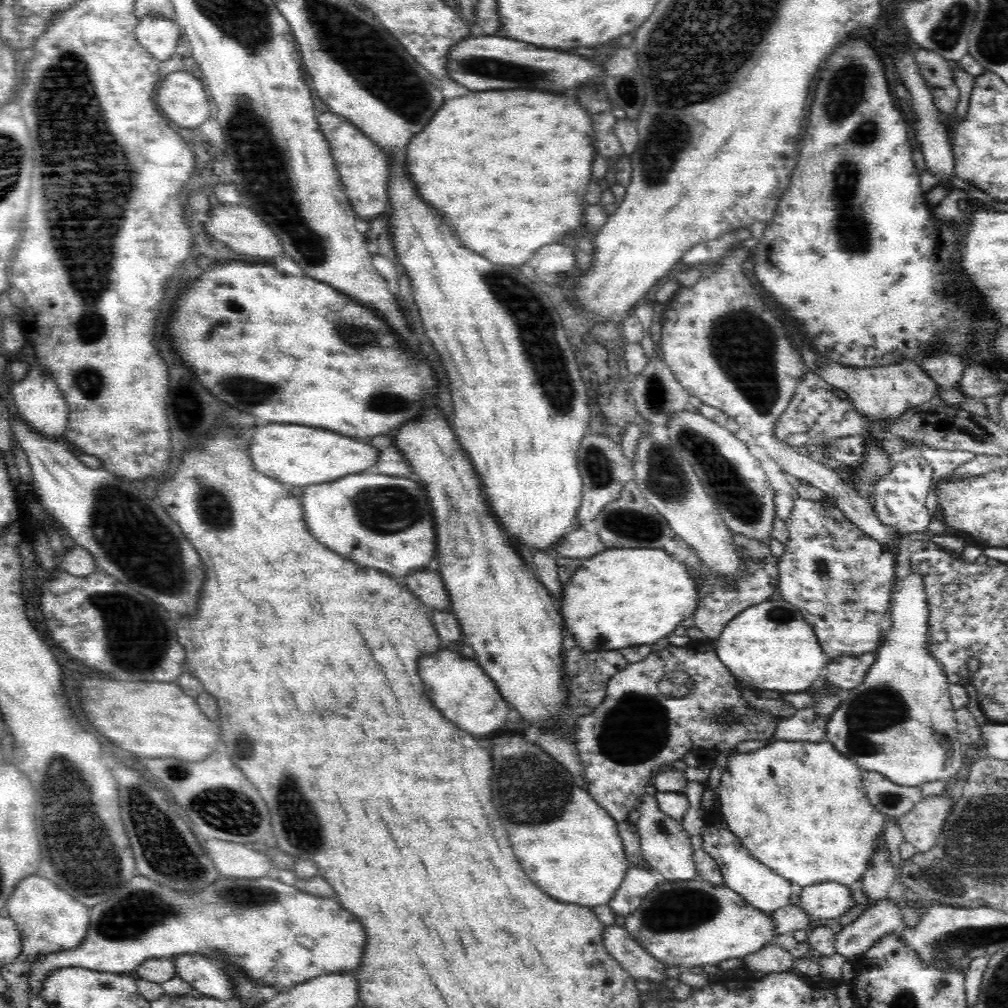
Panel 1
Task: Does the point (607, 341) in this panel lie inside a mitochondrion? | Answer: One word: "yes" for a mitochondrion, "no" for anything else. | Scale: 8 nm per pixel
no

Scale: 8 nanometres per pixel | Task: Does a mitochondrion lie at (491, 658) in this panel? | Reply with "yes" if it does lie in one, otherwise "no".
yes

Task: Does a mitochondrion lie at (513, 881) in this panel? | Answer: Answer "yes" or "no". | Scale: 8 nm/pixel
no

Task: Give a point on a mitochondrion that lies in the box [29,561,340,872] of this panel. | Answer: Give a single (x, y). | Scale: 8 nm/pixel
(139, 637)

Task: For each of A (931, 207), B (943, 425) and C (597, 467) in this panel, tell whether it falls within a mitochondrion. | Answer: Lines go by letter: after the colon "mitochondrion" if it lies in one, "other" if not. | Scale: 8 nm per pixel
A: other
B: other
C: mitochondrion

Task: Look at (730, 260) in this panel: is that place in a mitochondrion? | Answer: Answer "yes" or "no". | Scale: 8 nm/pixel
no

